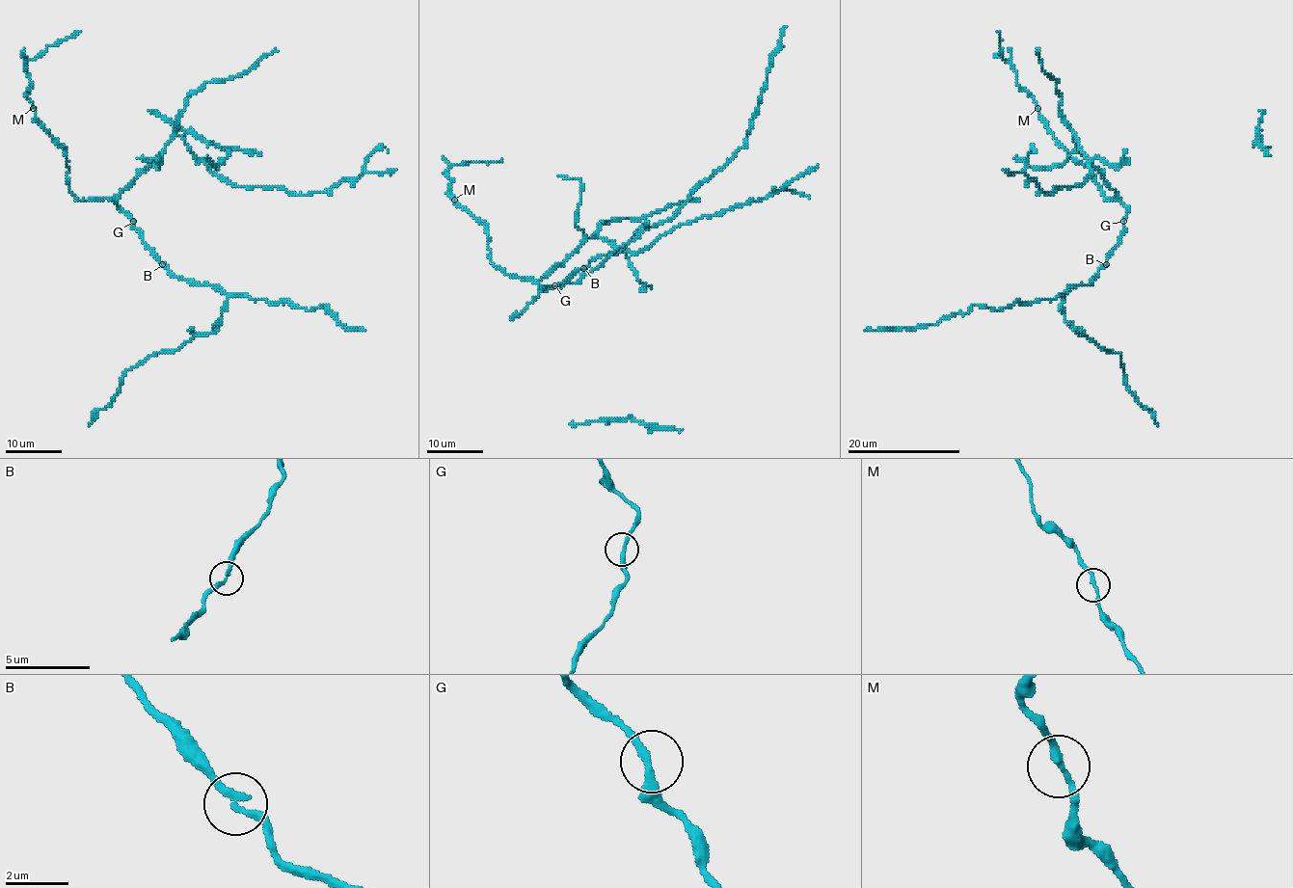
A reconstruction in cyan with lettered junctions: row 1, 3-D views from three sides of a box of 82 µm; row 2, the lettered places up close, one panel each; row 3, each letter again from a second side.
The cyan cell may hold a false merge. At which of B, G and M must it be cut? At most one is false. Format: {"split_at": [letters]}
{"split_at": []}

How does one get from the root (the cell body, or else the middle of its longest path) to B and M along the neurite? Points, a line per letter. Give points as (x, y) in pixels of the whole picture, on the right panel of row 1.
B: (1124, 221), (1124, 230), (1106, 264)
M: (1124, 221), (1128, 209), (1117, 199), (1108, 200), (1105, 197), (1093, 172), (1078, 163), (1053, 136), (1037, 108)

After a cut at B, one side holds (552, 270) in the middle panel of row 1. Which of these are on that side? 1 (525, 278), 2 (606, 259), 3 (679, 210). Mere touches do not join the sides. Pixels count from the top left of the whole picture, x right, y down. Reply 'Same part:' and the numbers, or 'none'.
Same part: 1

